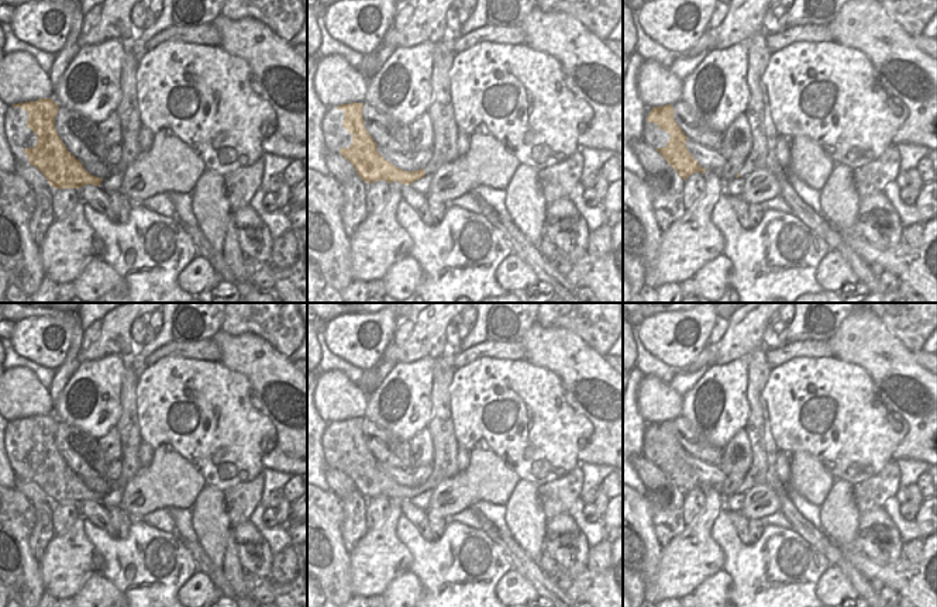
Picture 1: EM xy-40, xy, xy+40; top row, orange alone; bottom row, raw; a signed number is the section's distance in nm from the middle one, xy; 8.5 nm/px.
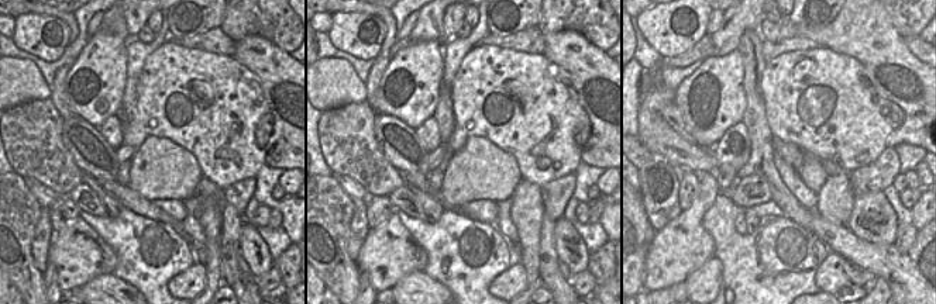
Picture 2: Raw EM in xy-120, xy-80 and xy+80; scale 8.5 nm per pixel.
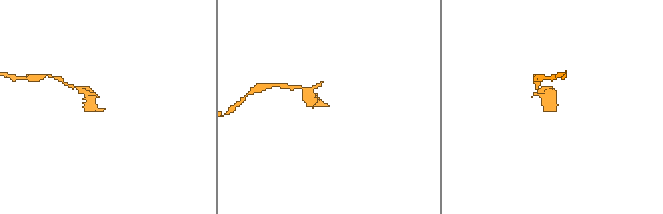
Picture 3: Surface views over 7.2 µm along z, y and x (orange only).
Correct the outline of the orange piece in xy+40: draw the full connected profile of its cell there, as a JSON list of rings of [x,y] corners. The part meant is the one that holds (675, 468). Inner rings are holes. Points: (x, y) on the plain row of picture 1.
[[[665,420],[662,423],[652,423],[651,428],[647,432],[647,437],[657,439],[659,445],[666,446],[671,451],[666,462],[657,463],[657,466],[683,496],[686,496],[690,490],[696,487],[706,487],[706,484],[703,484],[688,466],[688,452],[675,438],[674,424],[671,420]]]

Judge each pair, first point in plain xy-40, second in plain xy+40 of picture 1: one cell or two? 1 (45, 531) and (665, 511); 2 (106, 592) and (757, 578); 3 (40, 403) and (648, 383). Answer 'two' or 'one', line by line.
1: one
2: two
3: one

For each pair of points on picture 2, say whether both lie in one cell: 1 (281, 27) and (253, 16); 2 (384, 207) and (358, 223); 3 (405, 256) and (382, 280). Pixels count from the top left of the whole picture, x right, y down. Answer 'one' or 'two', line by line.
1: one
2: two
3: one

